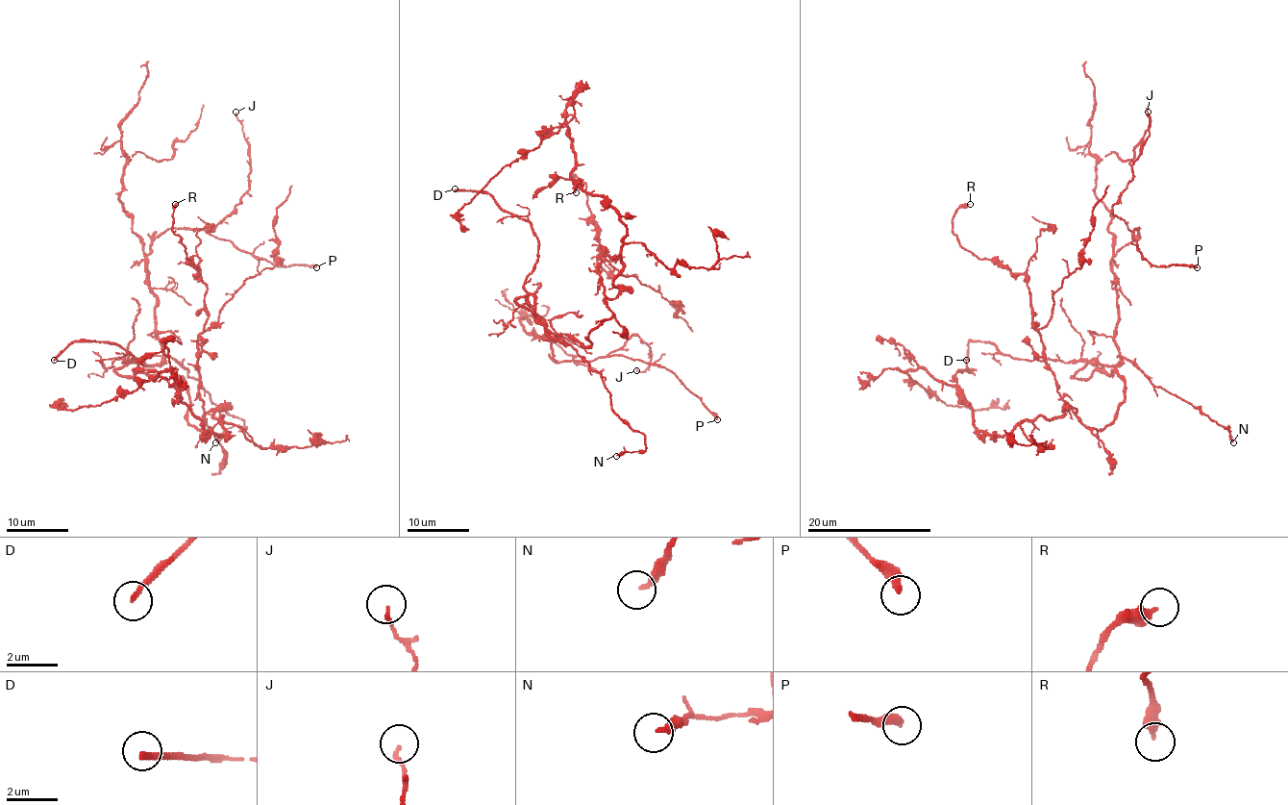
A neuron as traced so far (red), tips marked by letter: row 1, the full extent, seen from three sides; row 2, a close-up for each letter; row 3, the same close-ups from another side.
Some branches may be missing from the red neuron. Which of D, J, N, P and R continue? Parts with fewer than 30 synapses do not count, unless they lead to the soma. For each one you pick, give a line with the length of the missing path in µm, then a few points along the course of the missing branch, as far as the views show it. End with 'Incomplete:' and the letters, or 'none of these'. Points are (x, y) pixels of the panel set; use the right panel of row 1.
D: Missing length about 50 µm. Course of what is missing: (966, 360), (968, 371), (963, 382), (957, 376), (945, 377), (957, 372), (951, 366), (935, 372)
Incomplete: D

